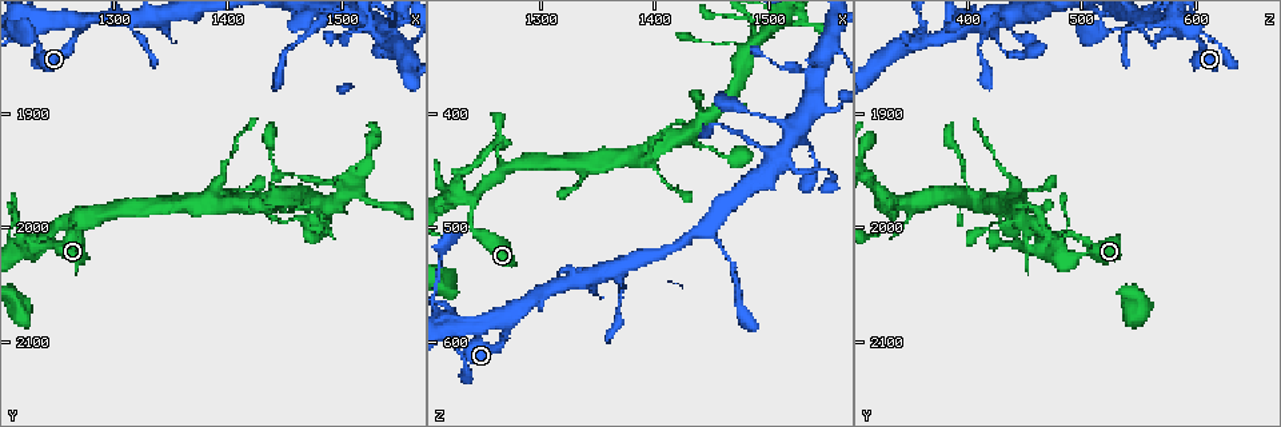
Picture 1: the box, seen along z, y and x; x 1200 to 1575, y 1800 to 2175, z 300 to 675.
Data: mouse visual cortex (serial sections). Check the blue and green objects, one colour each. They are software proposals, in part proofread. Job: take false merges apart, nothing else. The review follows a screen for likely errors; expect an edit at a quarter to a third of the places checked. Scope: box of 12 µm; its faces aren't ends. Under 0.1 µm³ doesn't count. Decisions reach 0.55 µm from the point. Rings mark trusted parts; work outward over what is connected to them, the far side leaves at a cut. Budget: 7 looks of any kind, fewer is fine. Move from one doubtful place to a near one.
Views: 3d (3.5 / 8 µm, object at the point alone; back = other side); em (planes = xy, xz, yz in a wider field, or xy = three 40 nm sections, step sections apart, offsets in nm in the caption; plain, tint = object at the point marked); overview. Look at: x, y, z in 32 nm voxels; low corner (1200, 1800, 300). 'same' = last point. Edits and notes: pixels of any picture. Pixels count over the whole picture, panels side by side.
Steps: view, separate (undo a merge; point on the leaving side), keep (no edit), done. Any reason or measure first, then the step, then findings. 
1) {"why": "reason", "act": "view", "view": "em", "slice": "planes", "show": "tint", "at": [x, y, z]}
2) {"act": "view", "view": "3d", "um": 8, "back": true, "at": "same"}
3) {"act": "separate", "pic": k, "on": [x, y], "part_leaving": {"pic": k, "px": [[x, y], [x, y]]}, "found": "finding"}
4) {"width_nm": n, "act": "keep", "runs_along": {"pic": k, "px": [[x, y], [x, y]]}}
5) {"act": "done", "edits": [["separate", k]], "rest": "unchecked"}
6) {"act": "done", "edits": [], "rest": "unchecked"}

{"act": "view", "view": "3d", "um": 3.5, "back": true, "at": [1230, 2012, 470]}

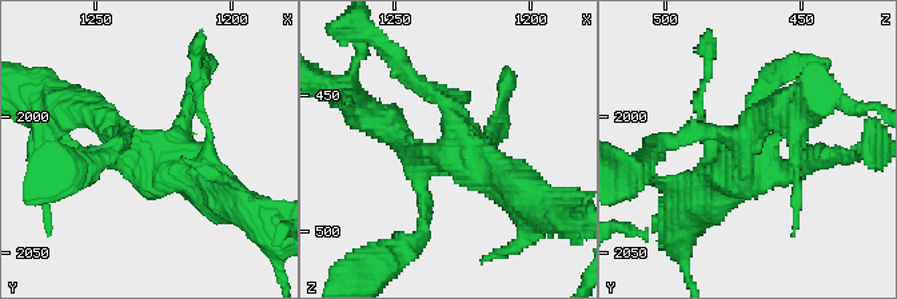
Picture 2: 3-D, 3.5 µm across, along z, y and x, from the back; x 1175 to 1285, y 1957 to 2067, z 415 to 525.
{"act": "view", "view": "em", "slice": "xy", "step": 1, "show": "tint", "at": [1232, 2013, 472]}

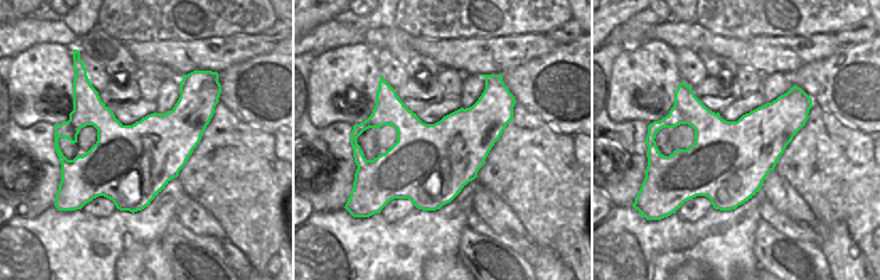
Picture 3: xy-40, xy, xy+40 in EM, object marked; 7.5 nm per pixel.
{"act": "view", "view": "em", "slice": "xy", "step": 2, "show": "tint", "at": "same"}

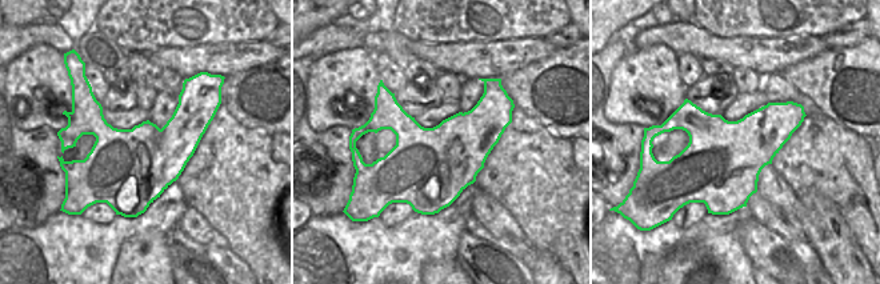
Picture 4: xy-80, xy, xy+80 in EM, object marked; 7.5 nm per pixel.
{"act": "keep", "runs_along": {"pic": 2, "px": [[127, 138], [216, 187]]}, "found": "all the same cell"}

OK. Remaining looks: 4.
{"why": "thin arm on a thick one", "act": "view", "view": "3d", "um": 3.5, "at": [1540, 1836, 368]}

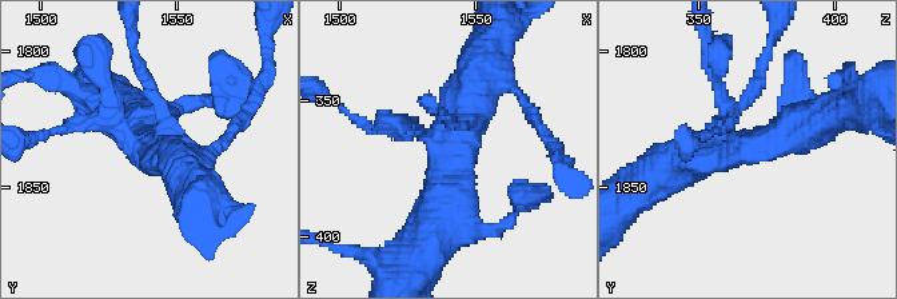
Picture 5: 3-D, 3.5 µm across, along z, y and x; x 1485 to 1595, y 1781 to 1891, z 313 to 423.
{"act": "view", "view": "em", "slice": "xy", "step": 2, "show": "tint", "at": [1542, 1835, 370]}

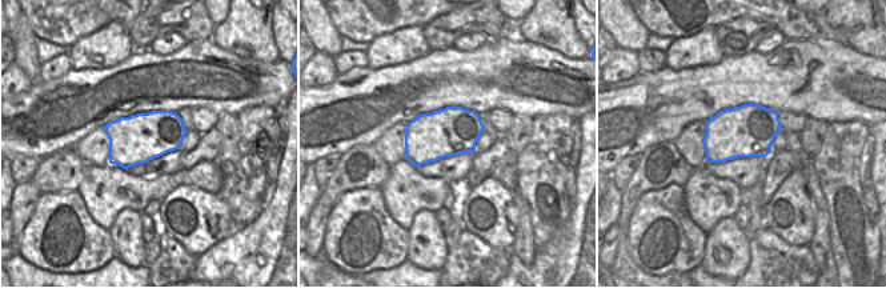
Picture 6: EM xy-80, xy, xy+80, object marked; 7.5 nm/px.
{"arms": 4, "act": "keep", "runs_along": {"pic": 5, "px": [[826, 114], [768, 143], [676, 163]]}, "found": "continuous, no second cell"}

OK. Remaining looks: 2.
{"why": "thin arm on a thick one", "act": "view", "view": "3d", "um": 3.5, "at": [1488, 1980, 338]}

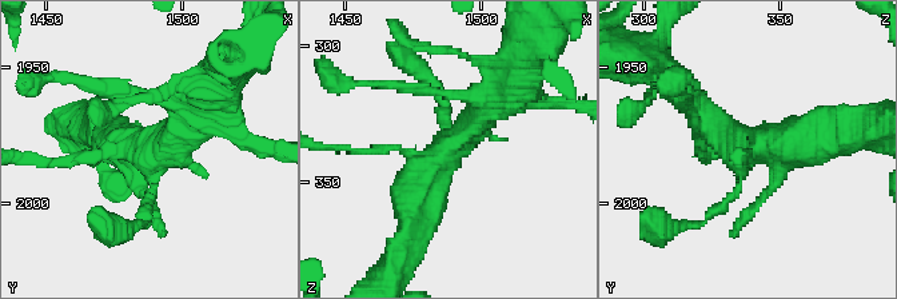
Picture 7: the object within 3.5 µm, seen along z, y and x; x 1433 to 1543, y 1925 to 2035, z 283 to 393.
{"why": "now the EM", "act": "view", "view": "em", "slice": "xy", "step": 1, "show": "tint", "at": [1488, 1980, 337]}

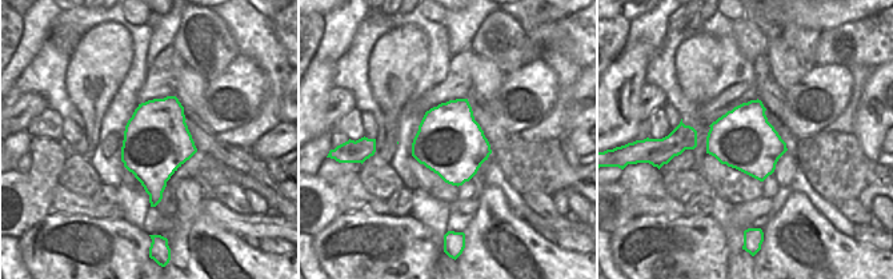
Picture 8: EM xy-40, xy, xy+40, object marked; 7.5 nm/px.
{"act": "keep", "runs_along": {"pic": 7, "px": [[413, 222], [442, 152], [507, 95]]}, "found": "one cell here"}

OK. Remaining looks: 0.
{"act": "done", "edits": [], "rest": "unchecked"}

